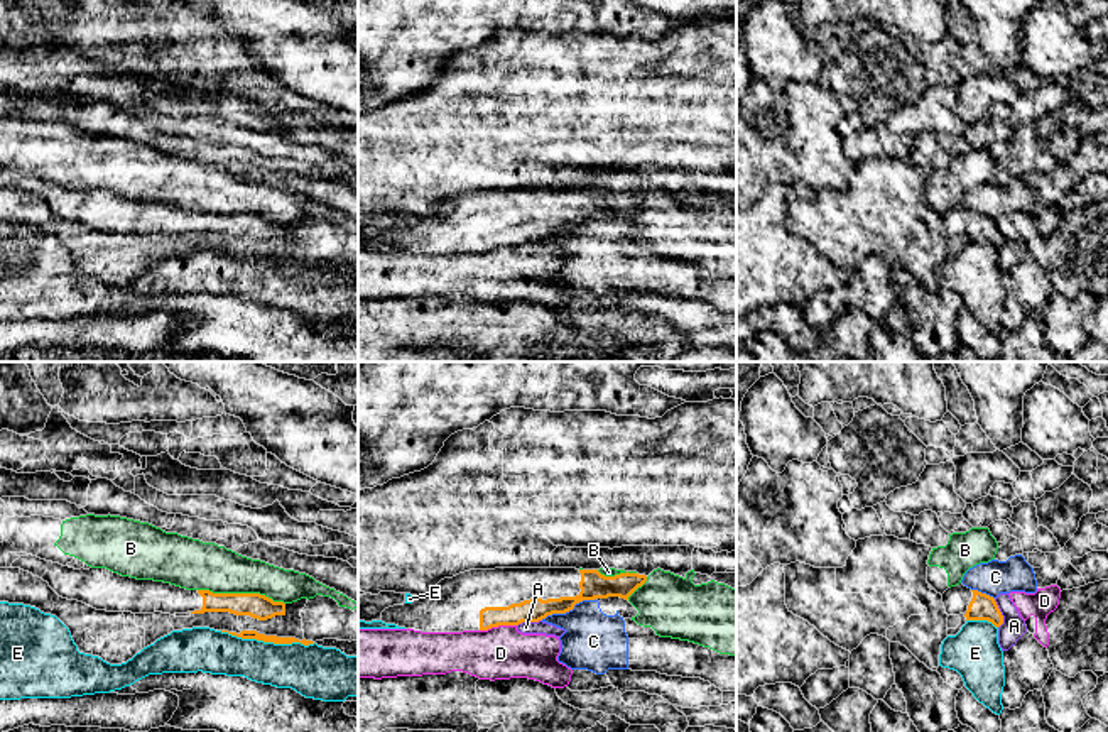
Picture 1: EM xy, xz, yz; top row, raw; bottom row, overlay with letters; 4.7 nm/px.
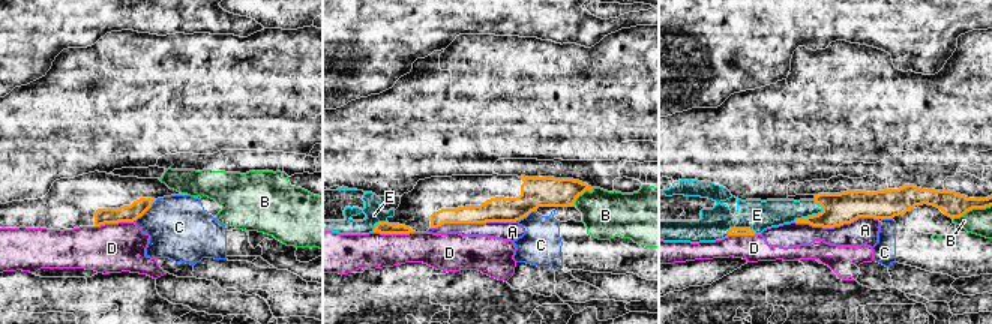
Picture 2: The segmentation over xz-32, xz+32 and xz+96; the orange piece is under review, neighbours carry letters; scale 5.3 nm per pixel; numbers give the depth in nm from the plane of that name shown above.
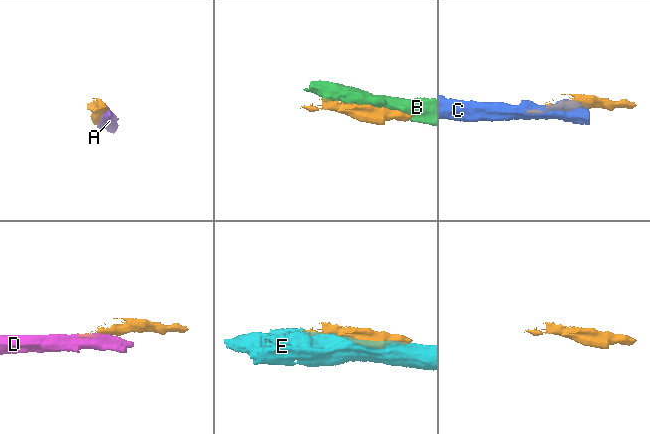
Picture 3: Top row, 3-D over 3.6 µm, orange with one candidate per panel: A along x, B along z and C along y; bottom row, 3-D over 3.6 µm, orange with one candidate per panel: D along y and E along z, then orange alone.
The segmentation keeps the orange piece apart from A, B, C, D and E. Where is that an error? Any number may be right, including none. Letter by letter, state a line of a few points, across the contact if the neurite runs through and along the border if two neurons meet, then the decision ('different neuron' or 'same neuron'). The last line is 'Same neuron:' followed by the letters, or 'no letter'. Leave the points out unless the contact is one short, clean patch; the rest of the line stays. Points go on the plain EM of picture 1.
A: different neuron
B: different neuron
C: different neuron
D: different neuron
E: different neuron
Same neuron: no letter

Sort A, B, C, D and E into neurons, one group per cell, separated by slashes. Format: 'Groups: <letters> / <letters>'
Groups: A D / B / C / E

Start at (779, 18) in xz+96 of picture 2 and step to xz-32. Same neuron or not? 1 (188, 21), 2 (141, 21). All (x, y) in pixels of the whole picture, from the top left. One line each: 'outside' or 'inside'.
1: inside
2: inside

